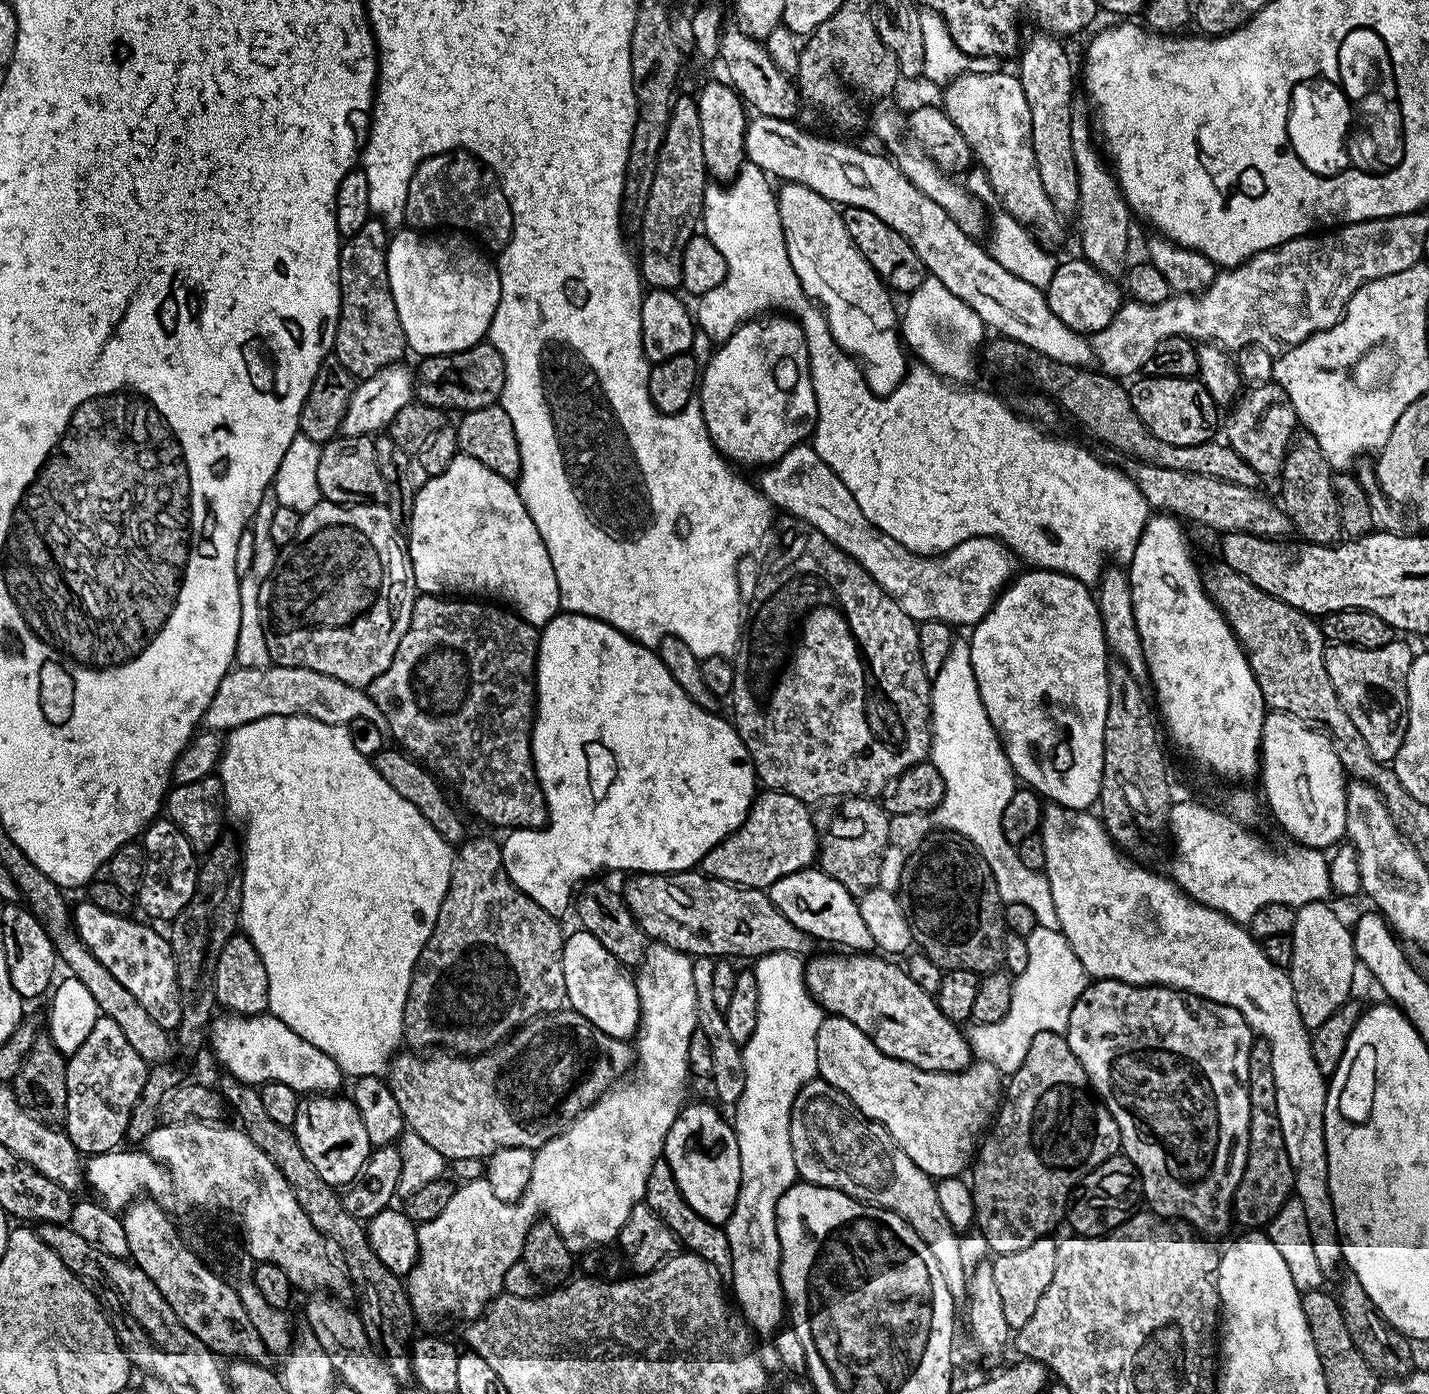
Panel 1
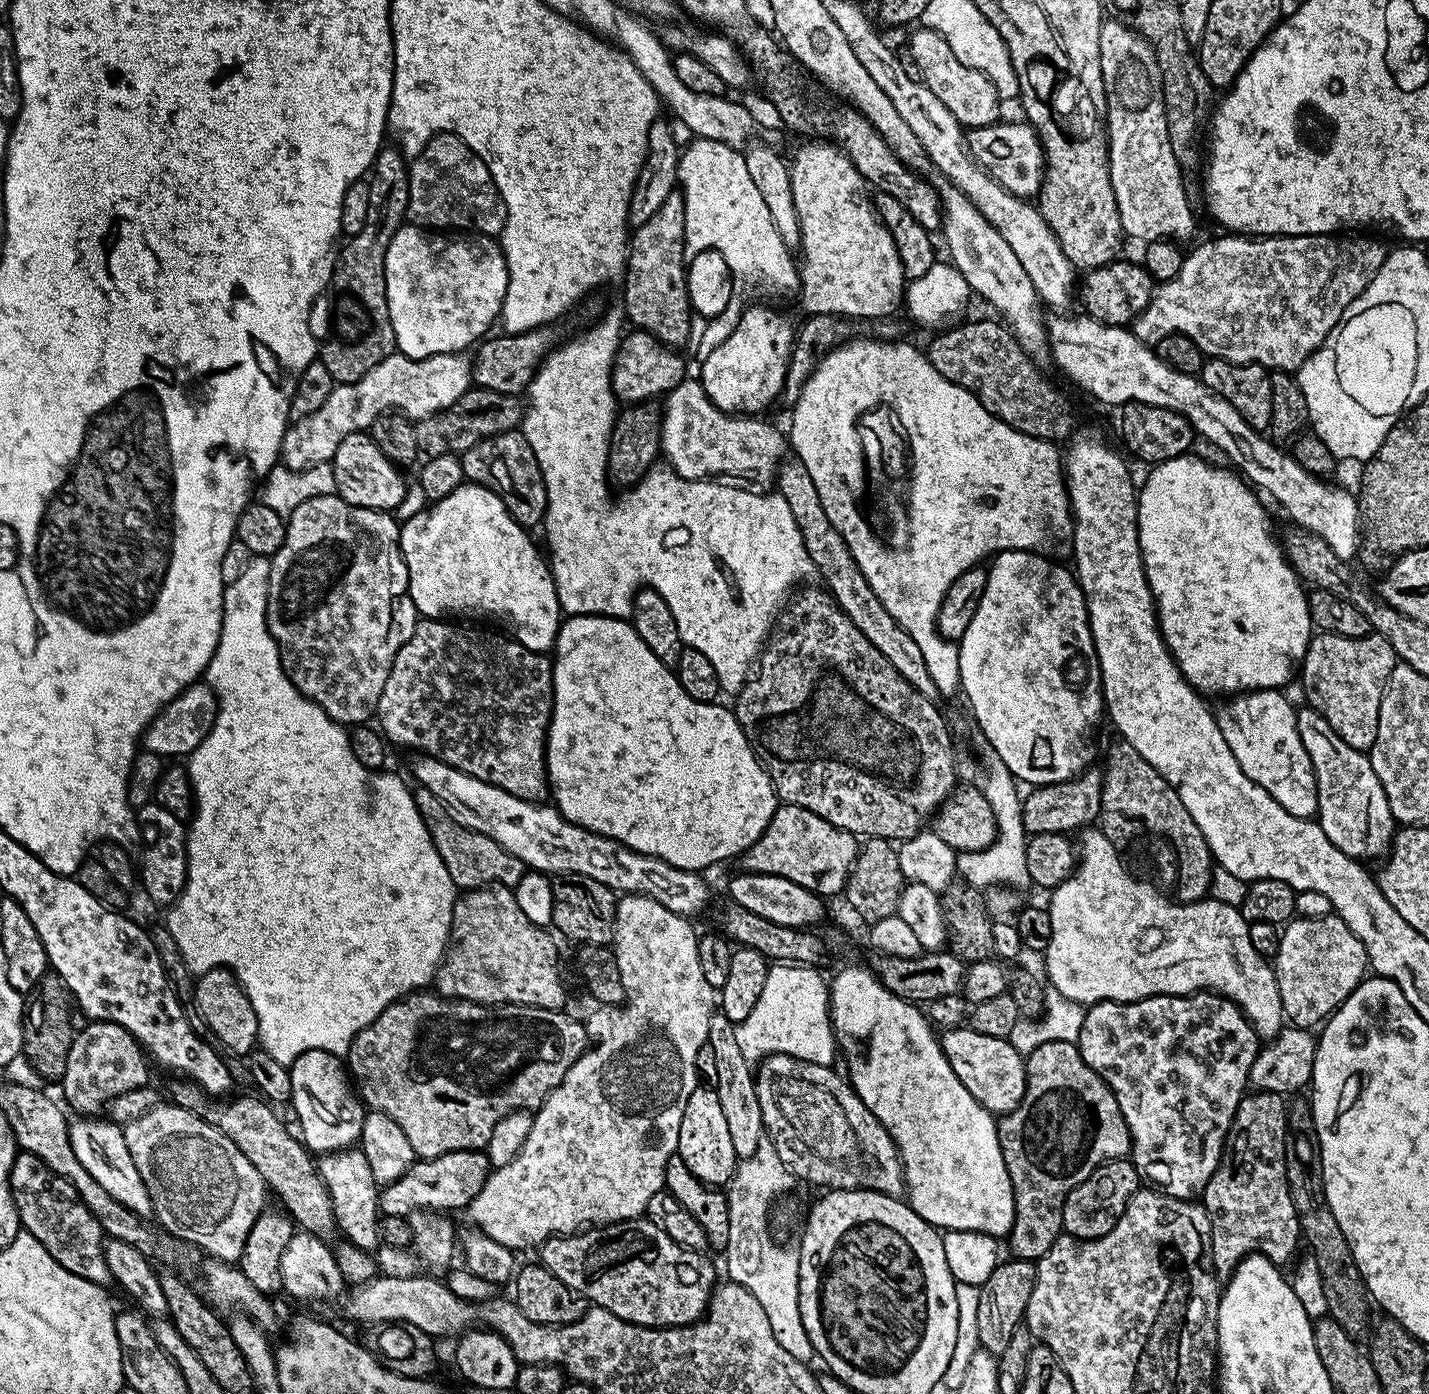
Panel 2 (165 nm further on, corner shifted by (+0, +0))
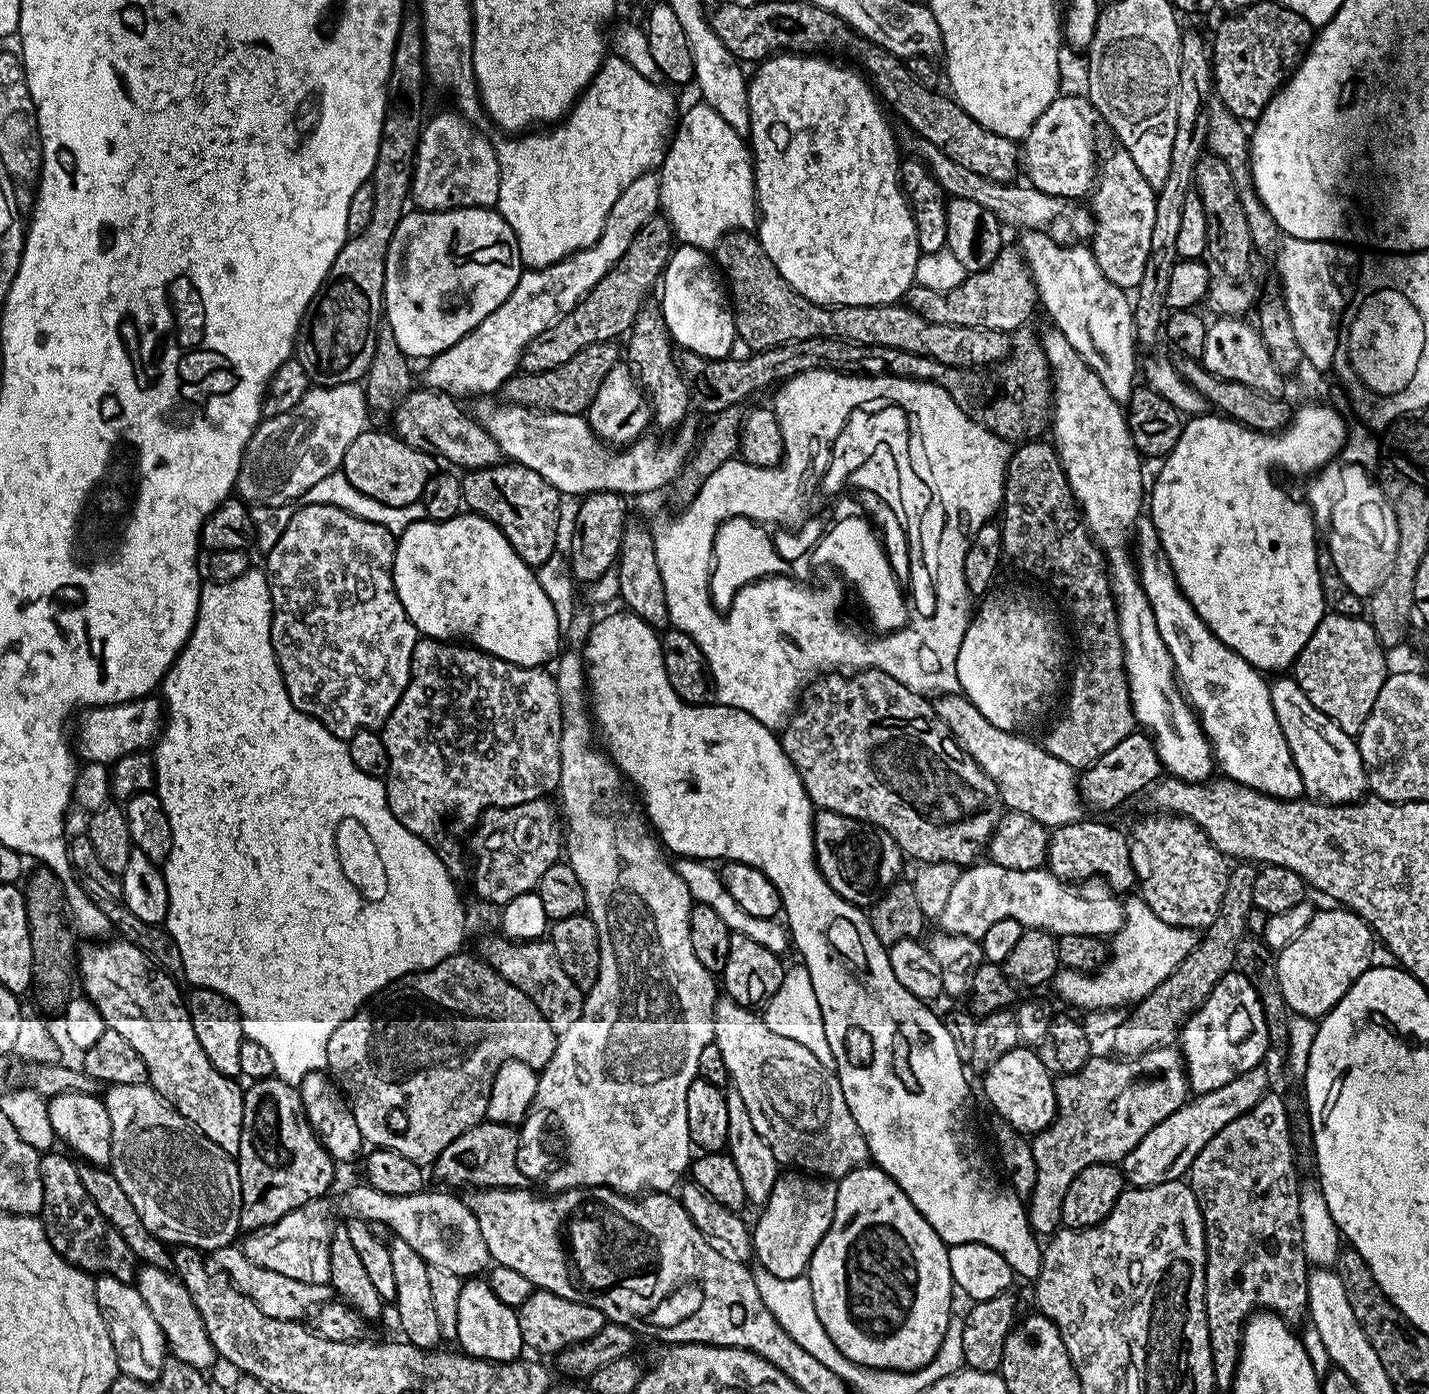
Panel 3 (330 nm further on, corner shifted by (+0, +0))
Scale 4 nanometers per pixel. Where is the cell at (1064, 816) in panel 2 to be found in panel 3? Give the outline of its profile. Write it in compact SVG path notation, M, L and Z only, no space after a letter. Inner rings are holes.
M1133 730L1129 736L1122 738L1122 742L1118 742L1118 746L1114 746L1114 750L1102 754L1102 758L1079 773L1078 791L1081 801L1089 809L1108 812L1126 803L1131 796L1138 795L1143 788L1151 789L1161 776L1162 765L1156 757L1156 745L1152 743L1152 737L1143 731Z

